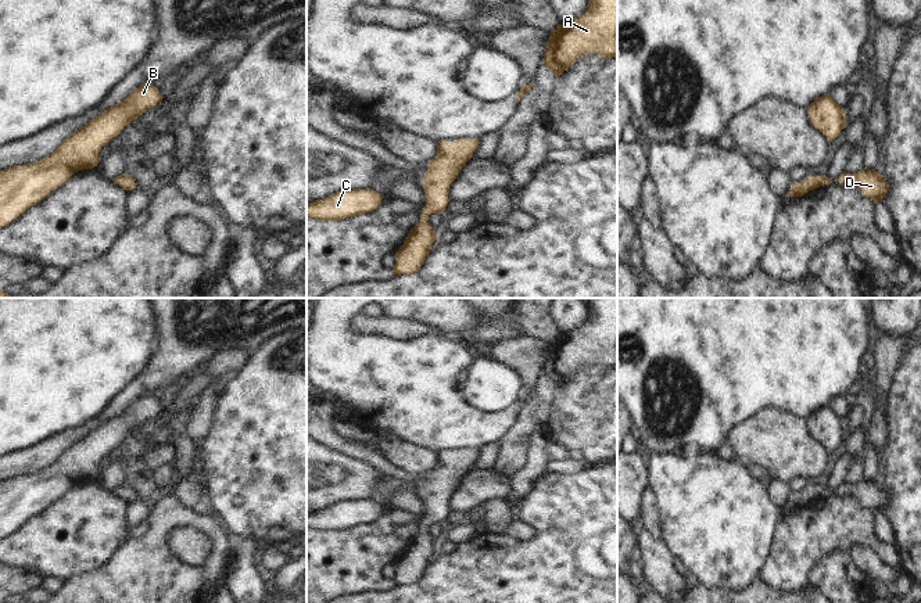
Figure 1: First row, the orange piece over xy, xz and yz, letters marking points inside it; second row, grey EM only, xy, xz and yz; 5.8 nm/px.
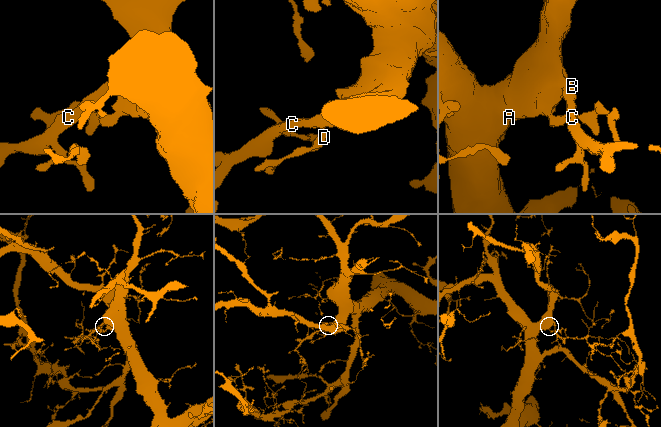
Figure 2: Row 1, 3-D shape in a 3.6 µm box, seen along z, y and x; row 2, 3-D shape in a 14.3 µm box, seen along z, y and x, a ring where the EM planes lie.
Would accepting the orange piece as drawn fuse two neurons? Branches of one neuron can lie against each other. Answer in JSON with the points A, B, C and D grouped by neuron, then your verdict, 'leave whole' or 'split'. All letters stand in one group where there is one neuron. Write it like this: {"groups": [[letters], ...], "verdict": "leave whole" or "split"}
{"groups": [["A", "B", "C", "D"]], "verdict": "leave whole"}

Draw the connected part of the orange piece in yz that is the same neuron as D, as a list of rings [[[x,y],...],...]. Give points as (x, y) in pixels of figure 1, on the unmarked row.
[[[861,480],[857,484],[846,484],[843,482],[838,489],[831,491],[825,485],[824,487],[807,487],[804,491],[796,493],[793,492],[789,502],[782,507],[802,507],[810,500],[814,500],[820,496],[839,492],[839,493],[854,493],[860,498],[861,506],[866,509],[871,509],[874,512],[879,512],[886,505],[889,495],[884,485],[879,485],[875,480]]]

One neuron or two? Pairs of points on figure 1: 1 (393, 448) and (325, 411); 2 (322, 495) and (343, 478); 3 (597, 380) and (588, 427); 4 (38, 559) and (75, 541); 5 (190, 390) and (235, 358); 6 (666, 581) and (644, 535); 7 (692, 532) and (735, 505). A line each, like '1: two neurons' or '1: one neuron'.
1: two neurons
2: one neuron
3: one neuron
4: one neuron
5: one neuron
6: one neuron
7: one neuron

